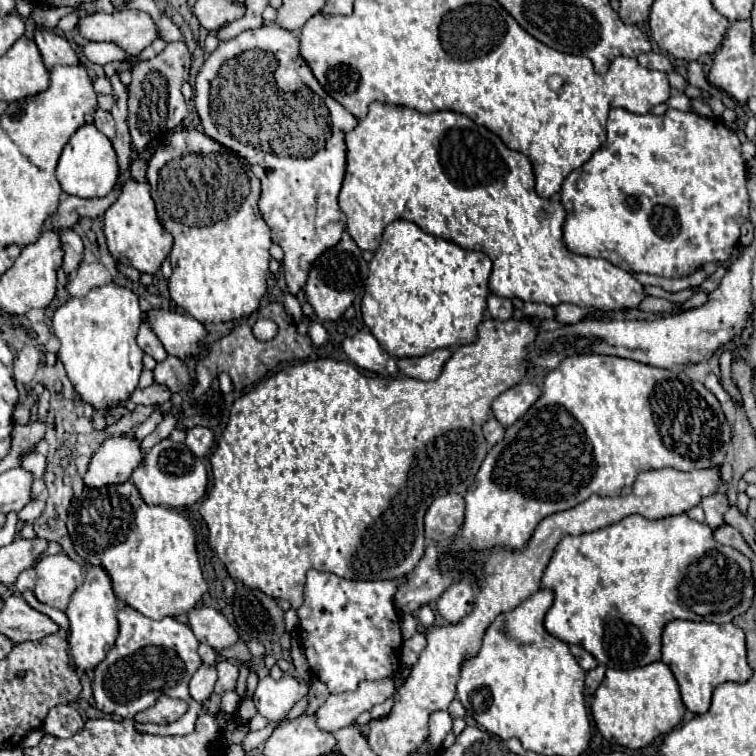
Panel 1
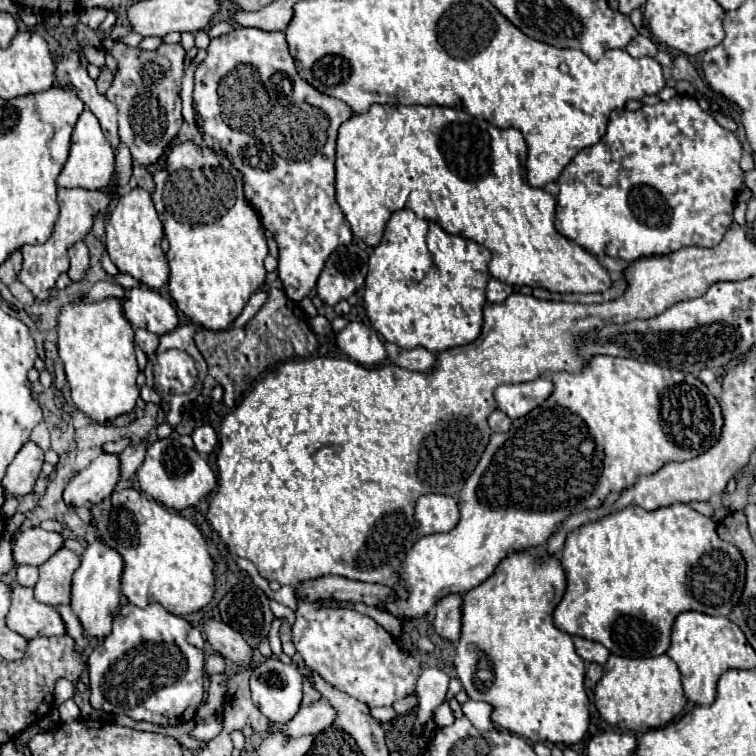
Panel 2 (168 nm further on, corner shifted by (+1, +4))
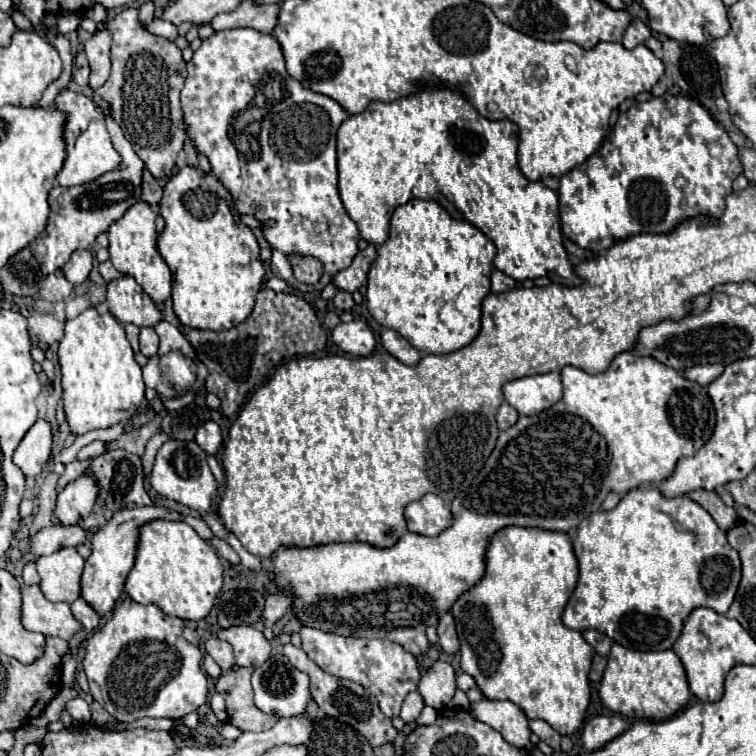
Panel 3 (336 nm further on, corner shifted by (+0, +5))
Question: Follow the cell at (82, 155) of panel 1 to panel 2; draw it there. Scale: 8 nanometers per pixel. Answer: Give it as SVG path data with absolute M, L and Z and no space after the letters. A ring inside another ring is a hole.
M84 109L84 113L80 115L74 133L72 133L72 143L70 143L70 155L68 161L64 163L60 175L58 175L58 187L68 187L68 189L104 189L114 173L114 149L110 145L110 141L104 137L98 119Z

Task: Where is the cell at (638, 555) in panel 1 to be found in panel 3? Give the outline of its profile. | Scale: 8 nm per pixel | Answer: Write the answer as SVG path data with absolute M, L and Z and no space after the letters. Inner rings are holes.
M651 486L651 488L633 488L633 490L629 490L619 500L619 504L613 510L609 510L609 512L599 510L595 514L589 514L579 524L577 538L573 540L573 546L575 546L575 556L579 560L579 582L577 582L577 588L575 588L571 600L565 606L563 624L569 626L569 628L573 628L573 630L595 628L599 632L605 632L609 638L613 638L621 646L635 648L635 650L669 650L675 644L675 640L681 636L681 630L683 630L683 624L685 624L687 616L695 608L699 608L699 606L707 606L707 608L715 610L717 614L725 614L729 610L733 598L735 598L735 592L737 592L737 586L739 586L739 580L741 580L741 560L739 560L739 554L727 542L727 534L723 530L719 530L719 526L715 524L715 520L711 518L711 514L701 504L693 502L687 496L665 498L659 492L659 488L655 488L655 486Z

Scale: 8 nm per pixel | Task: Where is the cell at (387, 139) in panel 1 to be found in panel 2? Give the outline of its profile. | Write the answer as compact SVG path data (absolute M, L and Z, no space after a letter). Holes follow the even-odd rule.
M372 105L368 113L364 115L354 115L352 119L348 119L346 123L340 125L338 131L338 149L336 149L336 201L340 205L340 209L346 215L346 221L350 223L352 235L362 239L366 245L376 247L382 239L382 231L386 227L386 221L390 219L390 215L394 211L400 209L410 209L414 211L420 219L426 221L434 221L438 223L446 233L450 235L460 235L460 237L468 237L480 245L484 245L490 253L492 253L492 261L488 265L488 271L494 279L510 283L510 285L528 285L532 289L536 287L544 287L548 291L554 293L604 293L612 287L612 279L610 273L604 269L604 265L592 255L588 253L584 247L576 245L574 241L568 243L568 239L564 235L560 235L554 227L554 211L556 211L556 199L546 193L544 189L534 189L526 183L526 159L528 159L528 149L526 149L526 141L522 137L520 131L516 129L498 129L494 125L490 125L484 119L476 119L472 115L468 115L462 109L452 109L452 107L422 107L422 105L414 105L414 107L406 107L406 105Z

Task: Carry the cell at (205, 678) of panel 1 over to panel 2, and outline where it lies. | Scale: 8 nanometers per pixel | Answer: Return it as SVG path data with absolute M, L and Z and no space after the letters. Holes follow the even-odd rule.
M208 655L206 657L206 663L204 663L204 669L208 675L216 675L216 673L222 673L226 669L224 665L224 657L222 655Z

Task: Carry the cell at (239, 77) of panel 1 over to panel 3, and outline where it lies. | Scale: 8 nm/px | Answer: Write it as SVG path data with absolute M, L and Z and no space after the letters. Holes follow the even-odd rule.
M235 28L235 30L221 30L221 32L215 32L211 38L203 40L201 48L193 54L193 60L187 64L187 80L185 80L185 86L181 90L181 108L183 108L183 118L185 118L185 128L187 128L187 136L191 140L191 144L195 146L195 150L199 154L205 154L209 164L211 164L211 172L219 178L219 182L223 182L223 186L227 186L229 194L233 196L233 202L235 202L235 210L239 214L251 214L255 216L259 222L261 222L261 230L263 230L263 236L265 240L269 242L271 246L271 270L277 278L283 278L285 282L289 282L297 292L321 292L329 282L331 278L339 272L339 270L345 270L355 254L359 252L357 248L357 242L359 242L359 230L357 230L357 224L349 218L349 214L345 212L343 204L341 204L341 198L339 198L339 190L337 190L337 154L335 154L335 136L337 136L337 128L341 126L341 122L349 116L335 100L331 100L329 96L323 96L323 94L317 94L317 92L311 92L307 88L301 86L299 80L295 80L293 76L289 76L287 68L285 68L285 58L283 58L283 52L281 52L281 46L279 42L275 40L273 34L261 34L257 30L251 30L251 28ZM267 222L273 222L273 226L265 226ZM289 254L301 254L301 256L315 256L323 262L325 266L325 274L323 278L319 280L319 284L315 286L307 286L307 284L301 284L295 280L293 276L293 268L291 264L287 262L287 256Z

